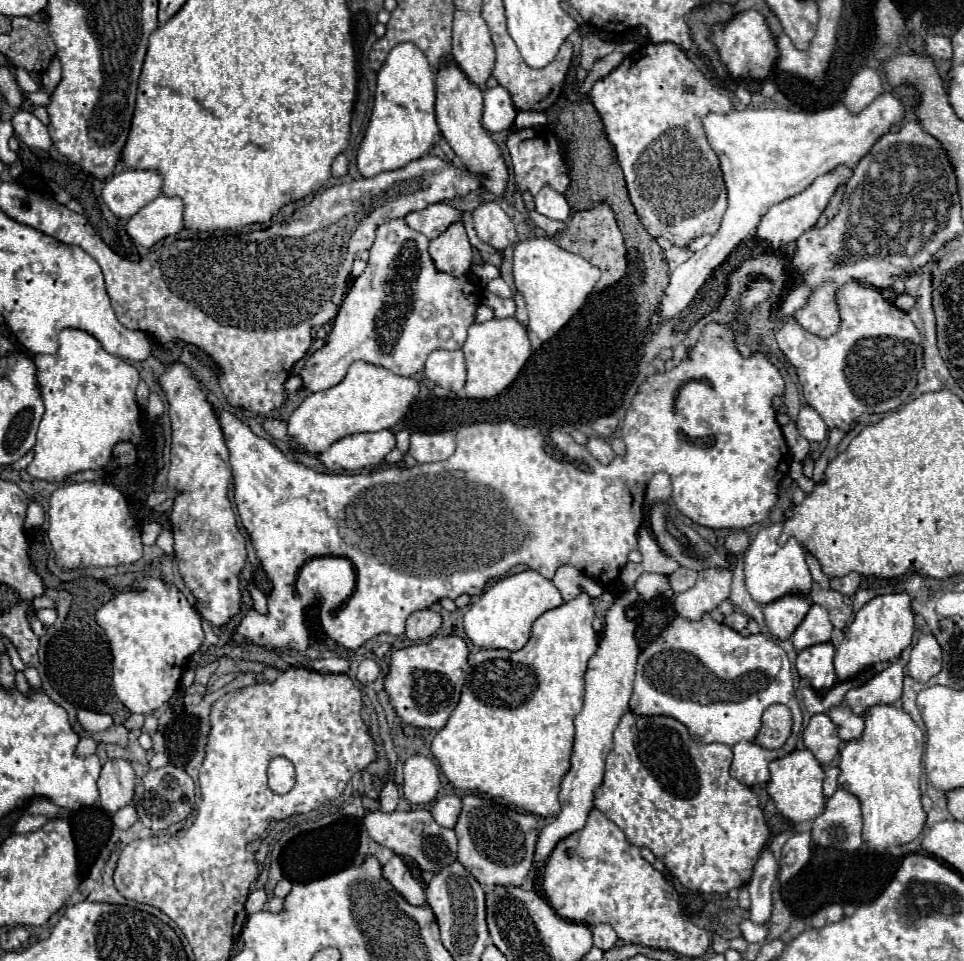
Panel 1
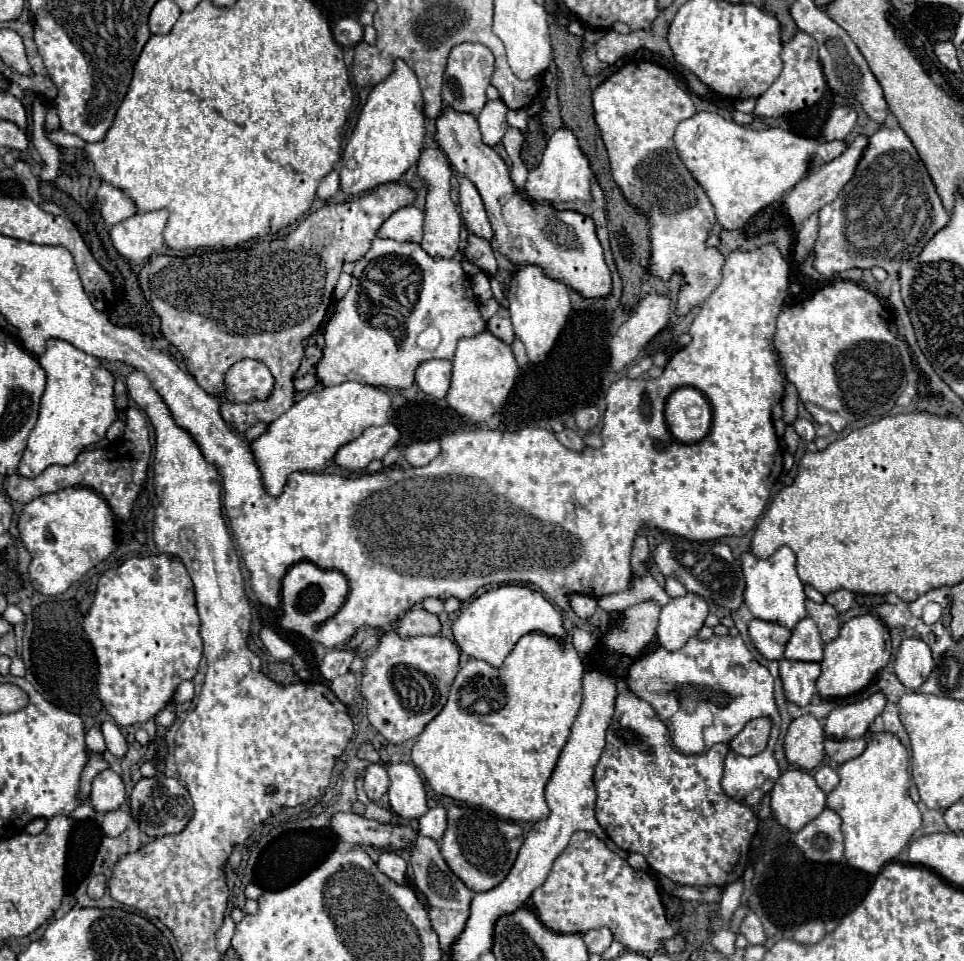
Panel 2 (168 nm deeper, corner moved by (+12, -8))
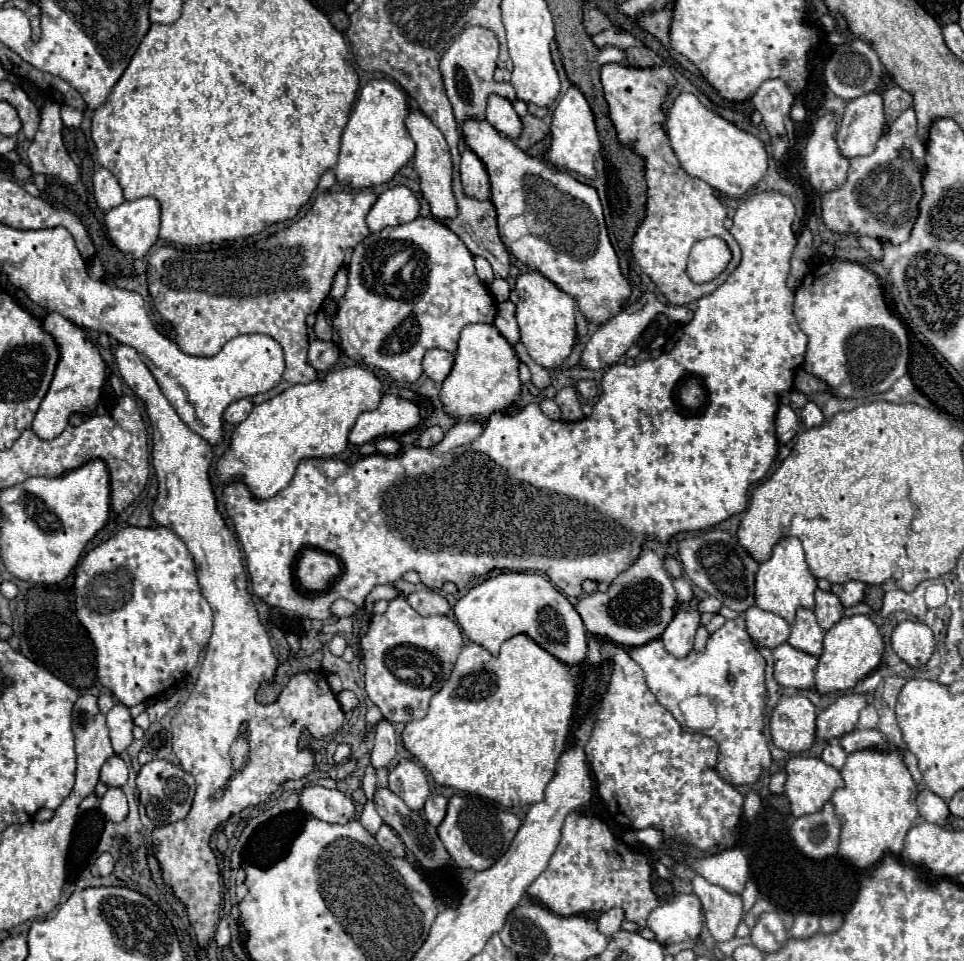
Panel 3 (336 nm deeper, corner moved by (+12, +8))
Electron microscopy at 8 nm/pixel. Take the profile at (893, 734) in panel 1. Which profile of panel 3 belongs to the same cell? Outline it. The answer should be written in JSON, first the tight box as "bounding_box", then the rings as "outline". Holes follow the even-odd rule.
{"bounding_box":[832,750,918,870],"outline":[[[858,750],[848,754],[840,774],[844,778],[844,788],[836,790],[832,796],[840,820],[838,854],[858,870],[872,868],[888,854],[900,856],[904,838],[918,818],[918,786],[902,762],[902,754],[898,750]]]}

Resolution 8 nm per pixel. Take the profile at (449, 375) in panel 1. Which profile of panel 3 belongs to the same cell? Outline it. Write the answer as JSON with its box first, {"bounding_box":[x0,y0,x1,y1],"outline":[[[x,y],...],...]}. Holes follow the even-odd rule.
{"bounding_box":[422,348,454,382],"outline":[[[438,348],[428,350],[422,362],[424,374],[434,382],[444,382],[452,370],[452,364],[454,364],[454,354],[446,350],[438,350]]]}

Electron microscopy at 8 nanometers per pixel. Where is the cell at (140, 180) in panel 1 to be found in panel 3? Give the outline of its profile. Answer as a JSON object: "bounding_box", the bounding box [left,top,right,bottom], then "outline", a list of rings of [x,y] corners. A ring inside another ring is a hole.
{"bounding_box":[92,168,124,212],"outline":[[[98,168],[94,172],[92,182],[94,182],[94,198],[96,198],[96,204],[100,210],[108,212],[124,202],[122,188],[120,188],[118,180],[106,168]]]}

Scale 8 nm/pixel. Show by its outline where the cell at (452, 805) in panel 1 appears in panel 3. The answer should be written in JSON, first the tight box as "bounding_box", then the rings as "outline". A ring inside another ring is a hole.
{"bounding_box":[424,794,448,826],"outline":[[[440,794],[430,796],[426,800],[426,804],[424,804],[424,816],[426,816],[426,820],[432,826],[438,826],[444,820],[444,816],[446,816],[446,804],[448,804],[448,800],[444,796],[440,796]]]}

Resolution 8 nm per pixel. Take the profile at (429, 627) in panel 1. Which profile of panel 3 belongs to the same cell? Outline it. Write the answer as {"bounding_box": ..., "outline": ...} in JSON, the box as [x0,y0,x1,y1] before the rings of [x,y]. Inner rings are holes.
{"bounding_box":[406,588,450,616],"outline":[[[430,588],[416,590],[406,598],[408,598],[410,606],[422,616],[434,616],[434,614],[448,614],[450,612],[448,600],[442,594],[430,590]]]}

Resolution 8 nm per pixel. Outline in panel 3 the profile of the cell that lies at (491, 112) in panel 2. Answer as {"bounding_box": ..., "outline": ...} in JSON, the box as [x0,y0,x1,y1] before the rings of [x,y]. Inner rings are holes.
{"bounding_box":[486,96,522,138],"outline":[[[490,96],[488,98],[488,112],[486,120],[504,136],[508,138],[518,138],[522,134],[522,120],[514,112],[510,100],[502,96]]]}

